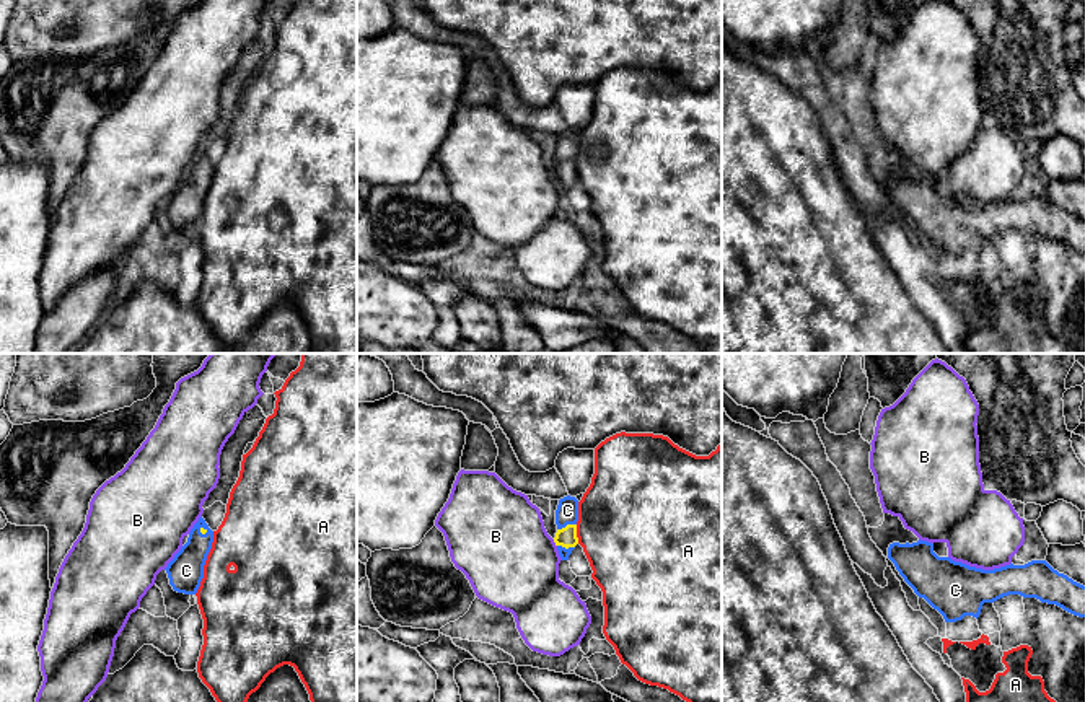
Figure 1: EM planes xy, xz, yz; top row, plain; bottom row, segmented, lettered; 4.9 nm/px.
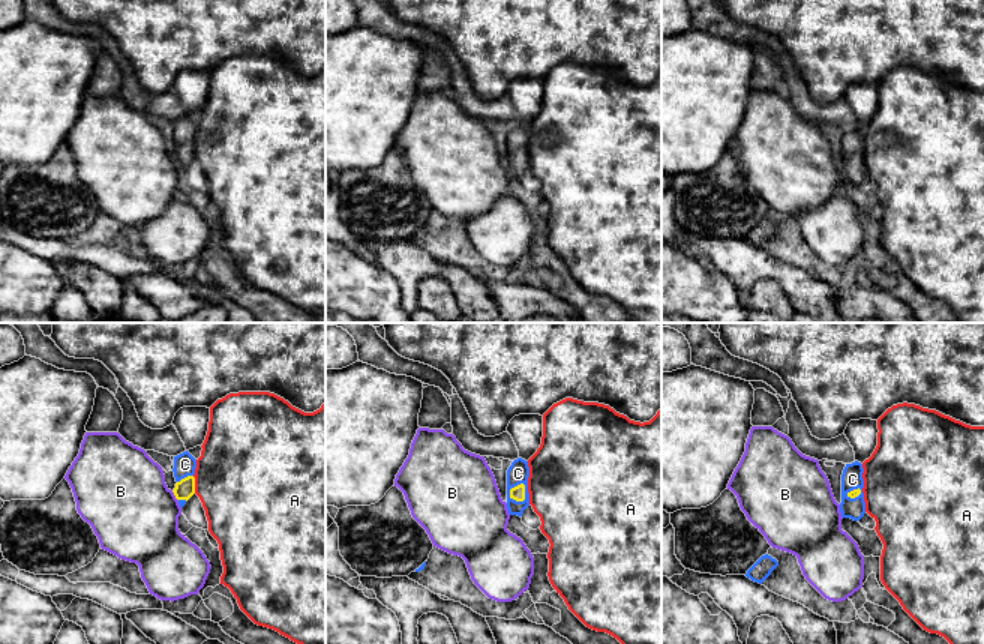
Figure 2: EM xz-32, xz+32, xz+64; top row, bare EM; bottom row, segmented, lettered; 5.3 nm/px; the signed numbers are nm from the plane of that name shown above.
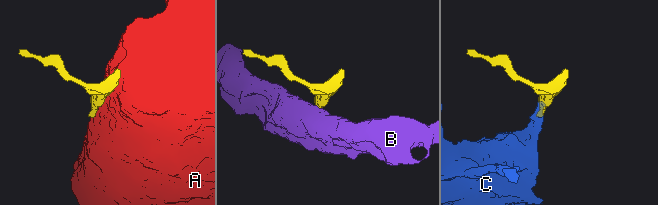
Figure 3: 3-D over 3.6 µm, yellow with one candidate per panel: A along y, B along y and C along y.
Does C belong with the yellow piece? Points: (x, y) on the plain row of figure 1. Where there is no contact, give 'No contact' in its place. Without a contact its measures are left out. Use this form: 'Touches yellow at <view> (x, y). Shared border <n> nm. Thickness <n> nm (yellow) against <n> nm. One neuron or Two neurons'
Touches yellow at xz (567, 160). Shared border 100 nm. Thickness 100 nm (yellow) against 110 nm. One neuron

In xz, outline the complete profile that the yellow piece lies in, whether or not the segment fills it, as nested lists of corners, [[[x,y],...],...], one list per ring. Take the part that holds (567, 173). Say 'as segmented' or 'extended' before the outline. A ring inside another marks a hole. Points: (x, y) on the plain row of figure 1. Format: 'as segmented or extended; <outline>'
extended; [[[570,130],[560,134],[556,145],[557,168],[554,178],[562,195],[569,195],[569,191],[578,179],[577,156],[578,156],[578,135]]]

